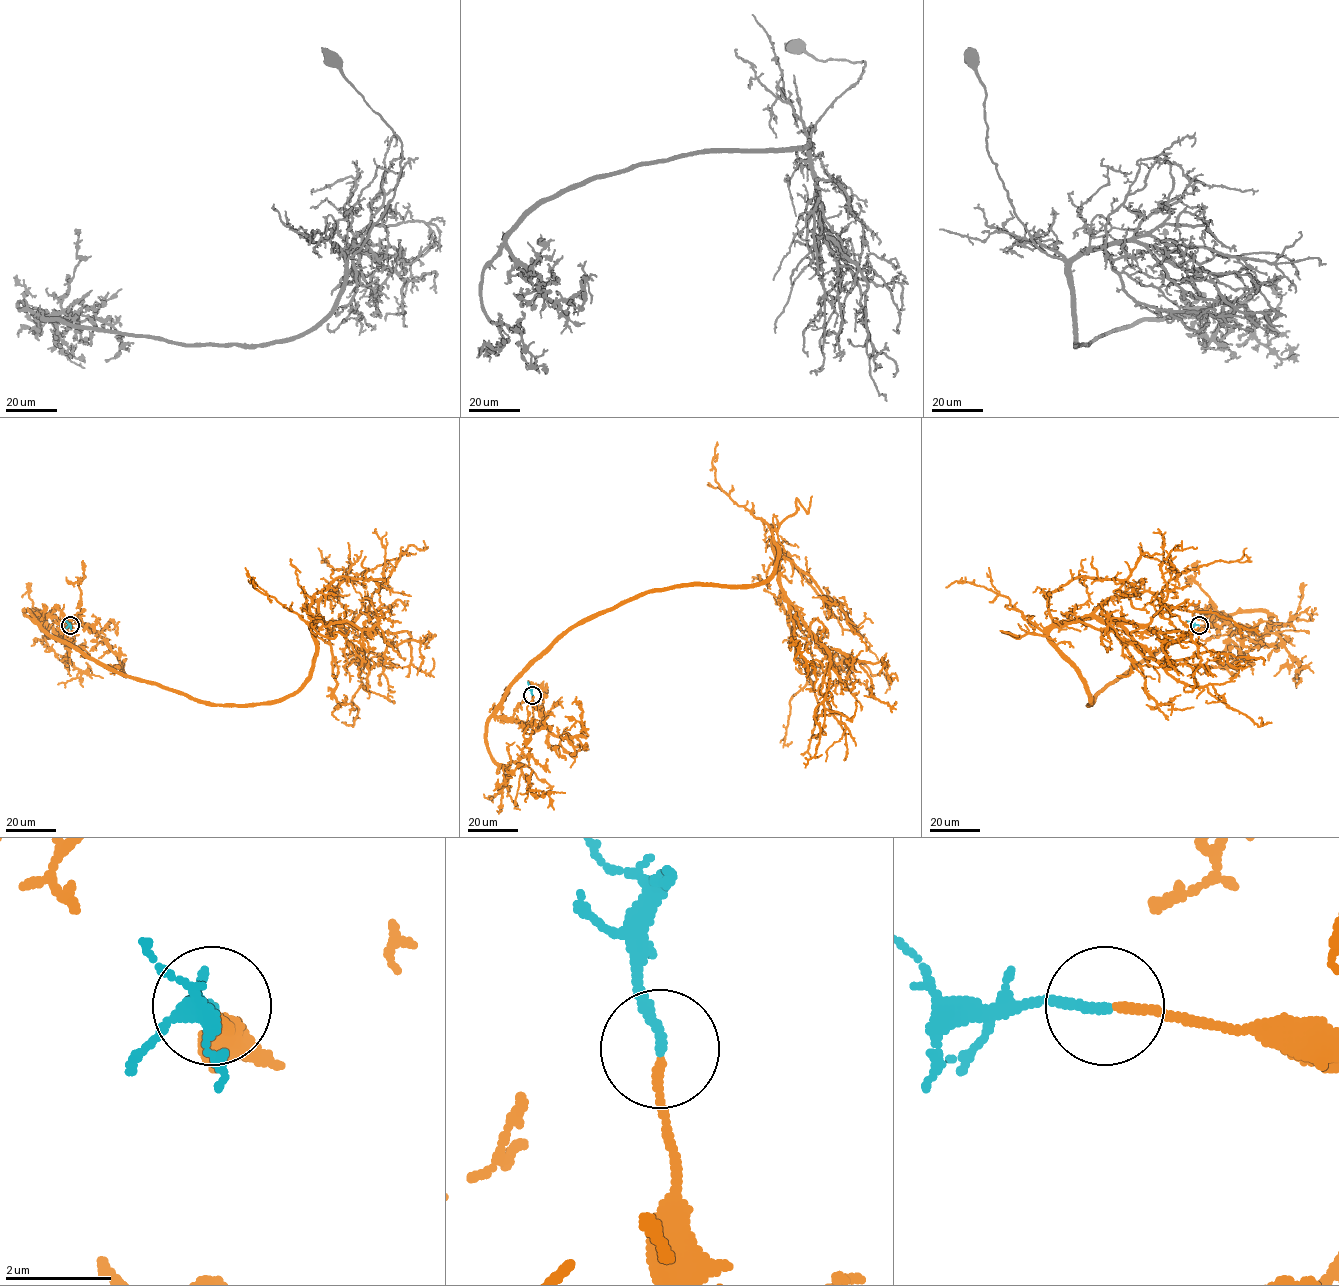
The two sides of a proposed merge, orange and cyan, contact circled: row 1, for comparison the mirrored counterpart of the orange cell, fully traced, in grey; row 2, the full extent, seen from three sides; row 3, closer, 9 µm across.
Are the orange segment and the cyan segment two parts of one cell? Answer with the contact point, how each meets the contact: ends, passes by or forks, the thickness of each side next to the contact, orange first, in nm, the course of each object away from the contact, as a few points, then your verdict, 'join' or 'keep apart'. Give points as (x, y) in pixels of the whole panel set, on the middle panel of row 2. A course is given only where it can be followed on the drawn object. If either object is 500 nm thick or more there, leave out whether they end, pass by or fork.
at (532, 695); orange ends there; cyan ends there; 150 nm thick on the orange side, 180 nm on the other; orange runs (532, 696), (529, 723), (495, 715), (572, 628), (678, 585), (760, 585), (774, 544), (829, 654), (805, 767); cyan runs (532, 695), (527, 682); join

